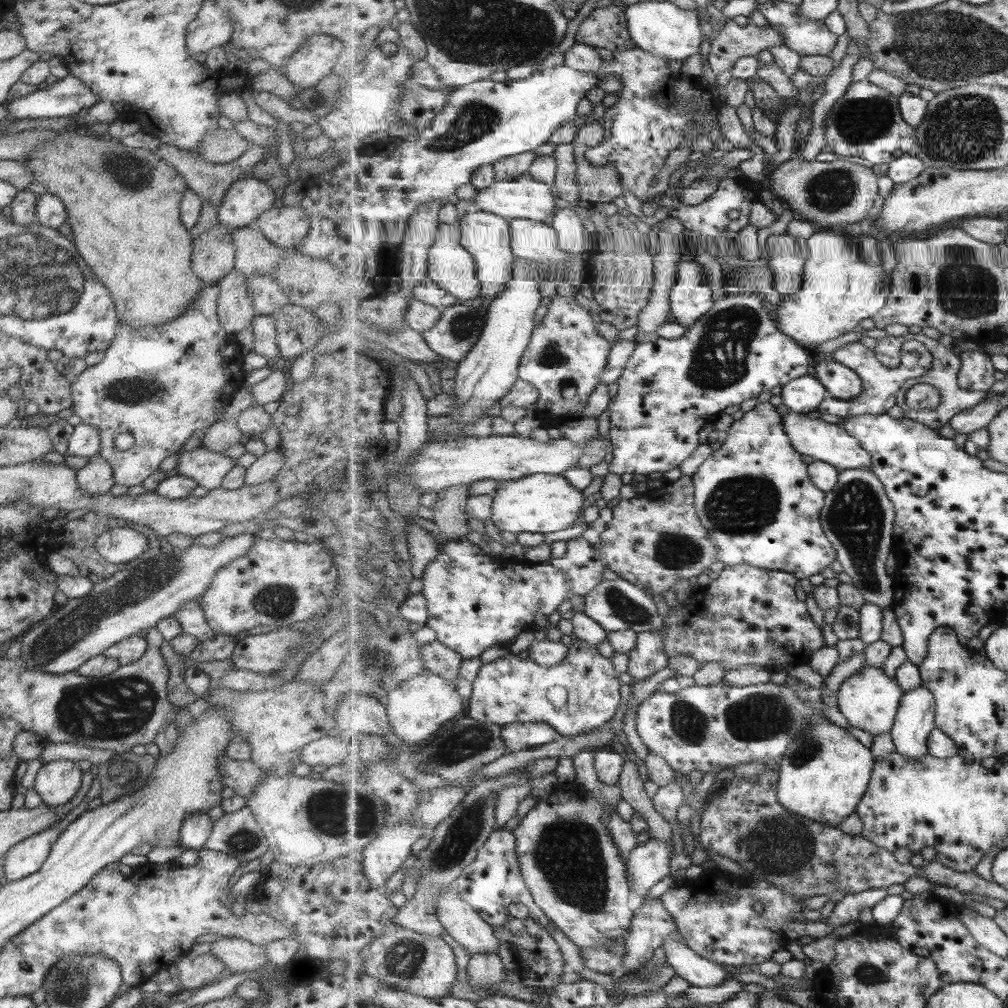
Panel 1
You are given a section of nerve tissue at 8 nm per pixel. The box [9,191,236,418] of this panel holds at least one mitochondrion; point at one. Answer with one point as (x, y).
(125, 390)

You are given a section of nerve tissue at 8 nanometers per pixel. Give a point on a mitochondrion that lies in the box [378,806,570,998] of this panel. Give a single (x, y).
(403, 958)

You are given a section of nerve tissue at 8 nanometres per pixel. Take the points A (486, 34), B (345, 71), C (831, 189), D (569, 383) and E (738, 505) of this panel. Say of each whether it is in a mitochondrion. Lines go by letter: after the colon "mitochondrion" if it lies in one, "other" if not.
A: mitochondrion
B: other
C: mitochondrion
D: mitochondrion
E: mitochondrion

